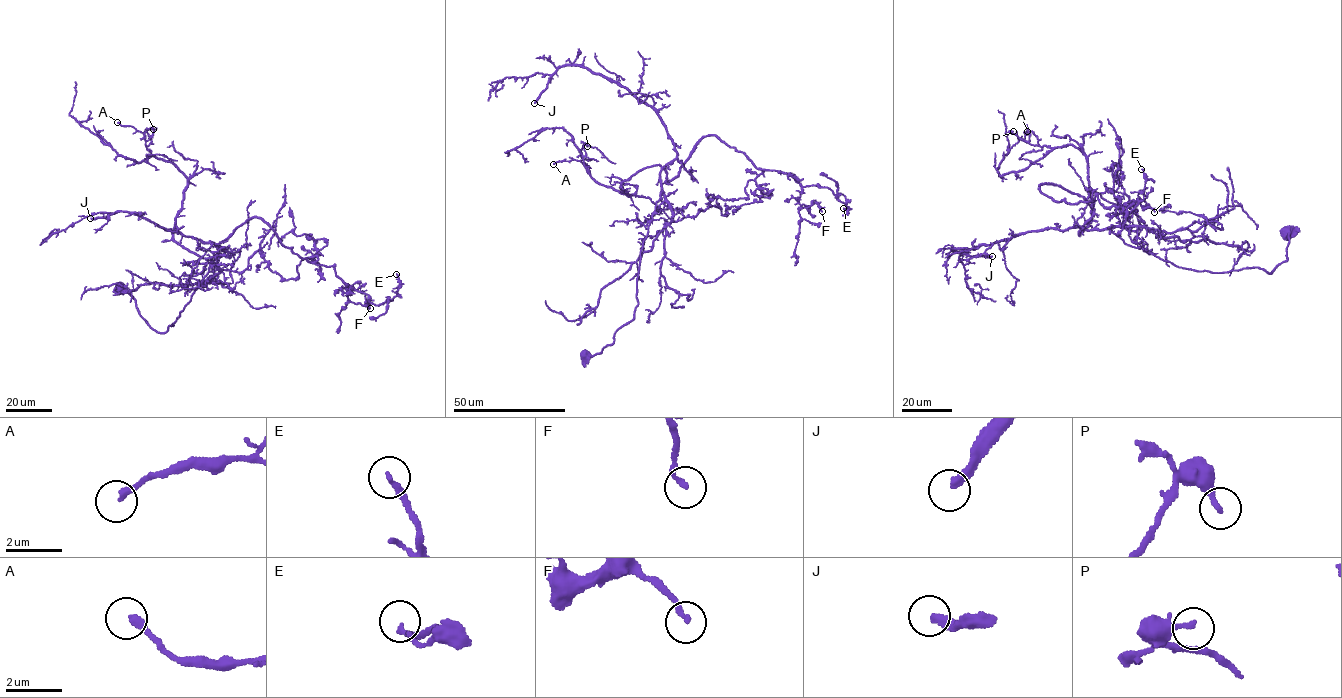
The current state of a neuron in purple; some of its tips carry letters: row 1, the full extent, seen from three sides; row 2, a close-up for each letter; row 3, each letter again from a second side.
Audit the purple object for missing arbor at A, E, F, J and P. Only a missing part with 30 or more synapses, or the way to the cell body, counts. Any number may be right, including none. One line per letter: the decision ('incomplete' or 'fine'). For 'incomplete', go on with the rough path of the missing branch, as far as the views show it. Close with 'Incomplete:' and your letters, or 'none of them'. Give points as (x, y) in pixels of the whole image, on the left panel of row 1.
A: fine
E: fine
F: fine
J: incomplete; course (90, 218), (66, 228), (53, 252), (57, 273), (62, 269), (70, 277), (70, 288), (73, 291)
P: fine
Incomplete: J

